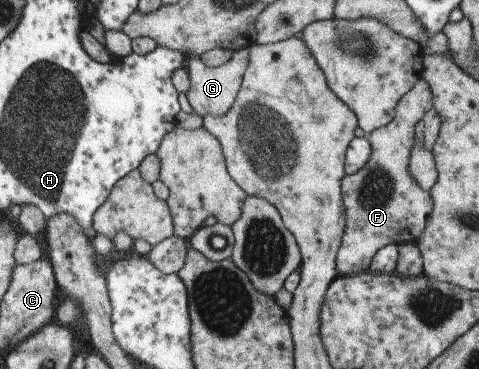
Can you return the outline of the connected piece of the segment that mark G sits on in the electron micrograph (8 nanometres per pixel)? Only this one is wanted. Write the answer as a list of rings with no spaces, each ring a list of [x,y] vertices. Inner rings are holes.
[[[244,47],[233,51],[230,60],[217,67],[209,67],[200,55],[187,56],[185,66],[189,72],[189,89],[186,94],[194,113],[202,118],[206,115],[219,117],[225,115],[232,108],[249,63],[249,48]]]

